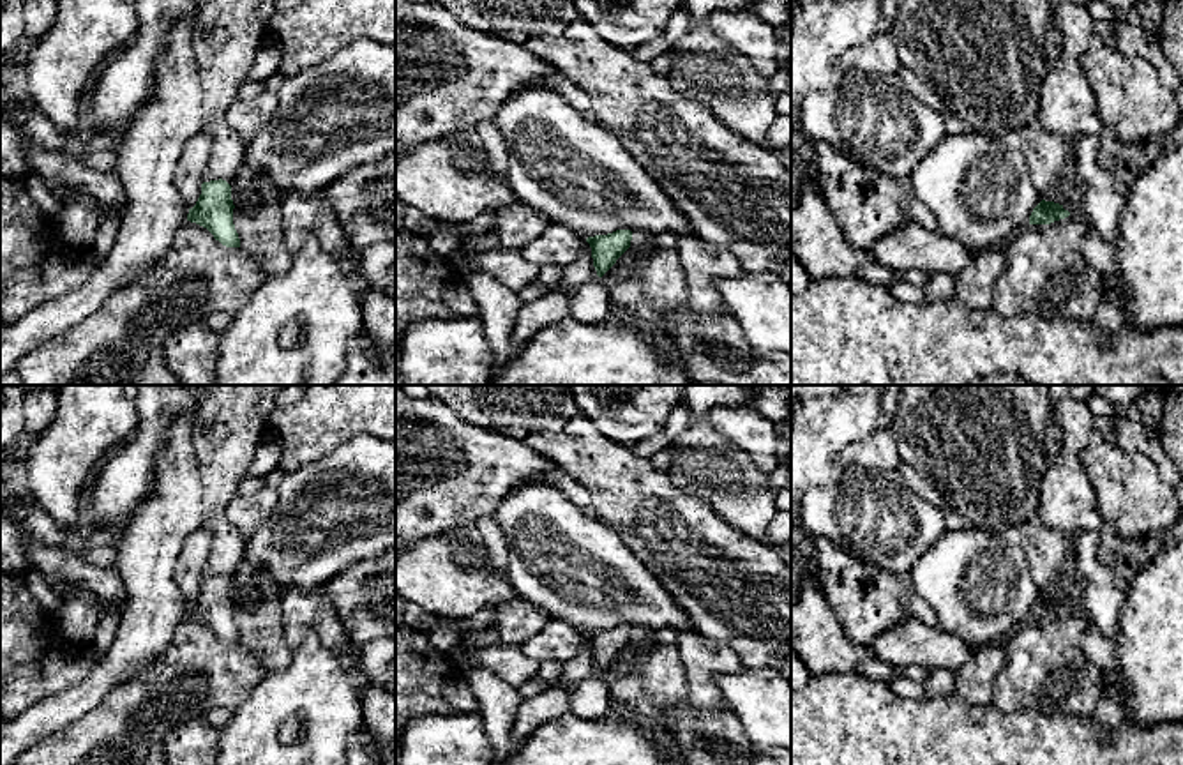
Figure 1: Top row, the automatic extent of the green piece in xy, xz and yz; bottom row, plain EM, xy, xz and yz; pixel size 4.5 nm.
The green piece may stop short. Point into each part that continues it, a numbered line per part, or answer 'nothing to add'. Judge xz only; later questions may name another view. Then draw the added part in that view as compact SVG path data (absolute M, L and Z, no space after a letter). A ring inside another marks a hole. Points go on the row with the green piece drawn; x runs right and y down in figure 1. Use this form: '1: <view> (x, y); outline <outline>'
nothing to add

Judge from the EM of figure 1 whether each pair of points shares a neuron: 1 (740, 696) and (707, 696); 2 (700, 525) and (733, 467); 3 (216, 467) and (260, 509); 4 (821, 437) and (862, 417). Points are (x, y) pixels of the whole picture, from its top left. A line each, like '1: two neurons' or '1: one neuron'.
1: two neurons
2: two neurons
3: two neurons
4: one neuron

